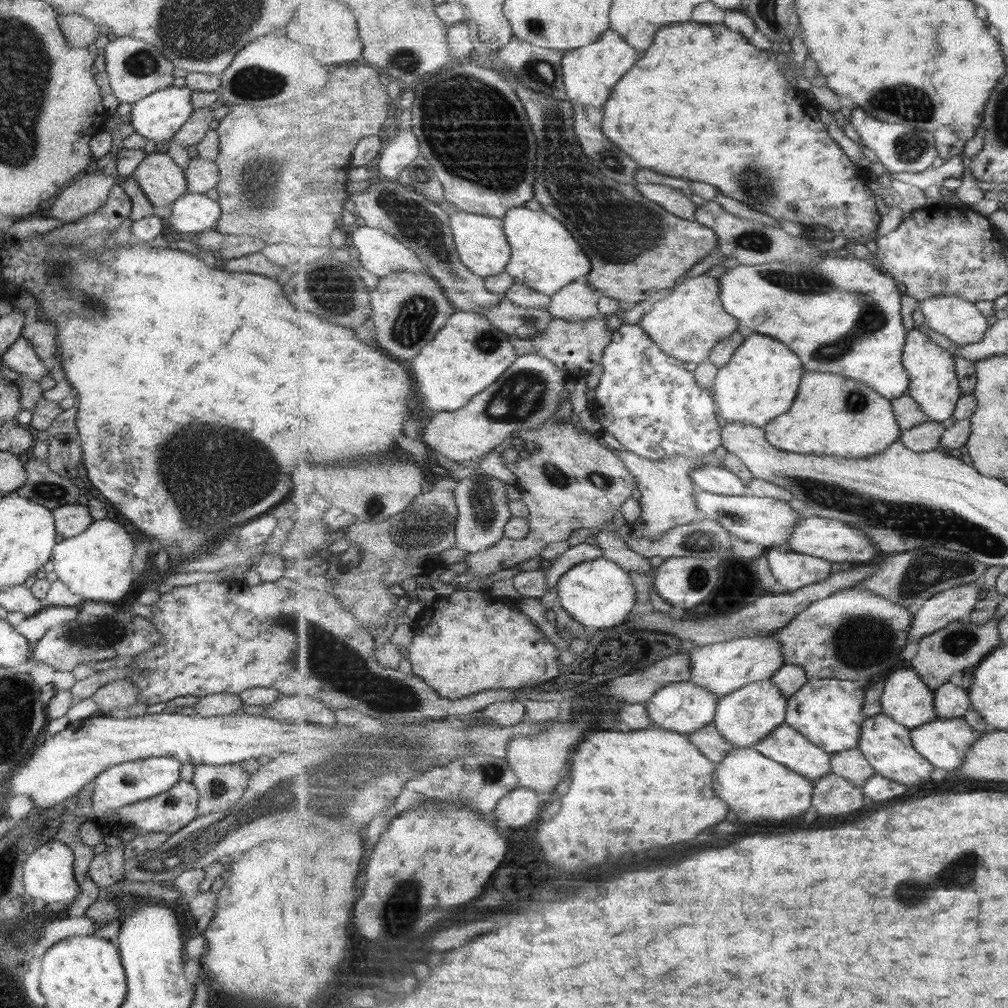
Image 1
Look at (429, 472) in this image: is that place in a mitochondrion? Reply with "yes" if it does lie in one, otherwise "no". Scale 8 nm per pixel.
no

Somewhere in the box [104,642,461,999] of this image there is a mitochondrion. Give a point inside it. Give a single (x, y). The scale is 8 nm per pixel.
(364, 770)

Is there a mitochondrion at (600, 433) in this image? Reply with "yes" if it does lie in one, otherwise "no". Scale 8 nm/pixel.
no

